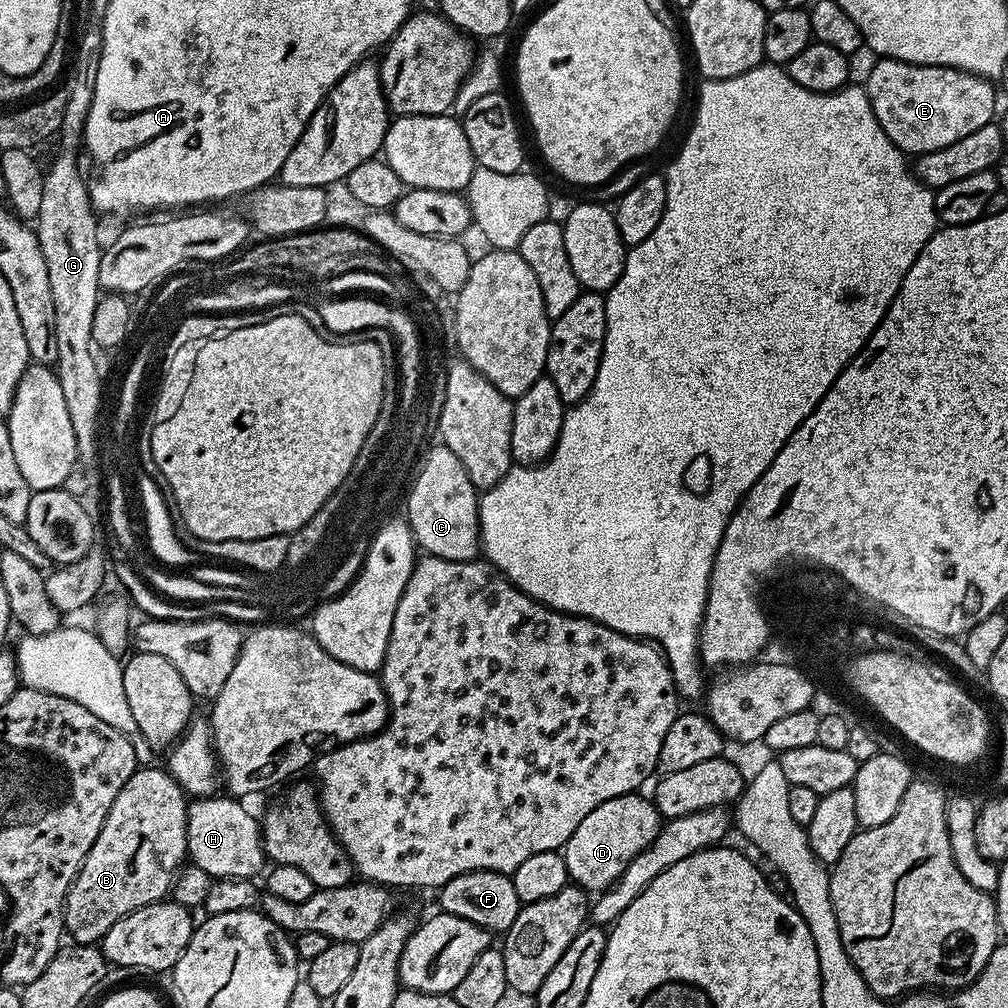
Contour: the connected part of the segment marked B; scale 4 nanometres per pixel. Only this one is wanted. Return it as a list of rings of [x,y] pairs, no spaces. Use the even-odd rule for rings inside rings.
[[[140,766],[118,790],[118,798],[110,806],[102,830],[90,846],[78,874],[68,891],[64,903],[64,931],[77,944],[96,944],[126,914],[142,906],[156,904],[171,893],[172,881],[176,879],[188,855],[186,842],[186,793],[175,778],[163,767]]]

